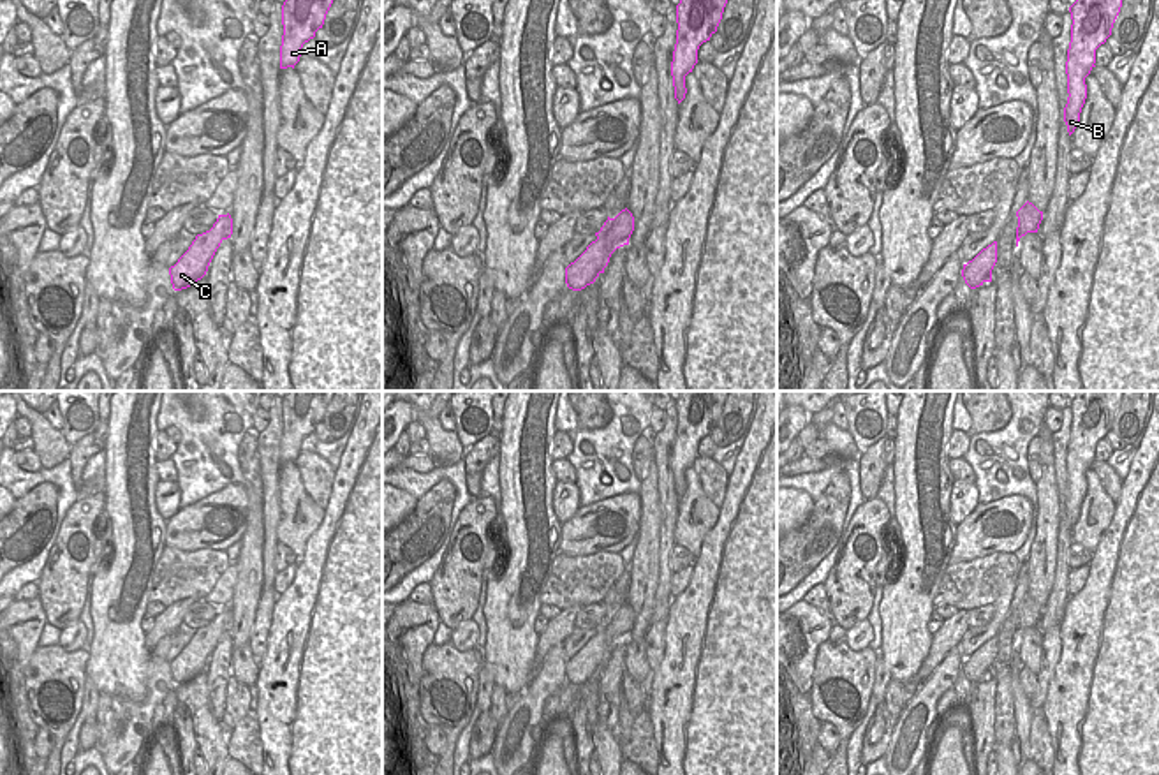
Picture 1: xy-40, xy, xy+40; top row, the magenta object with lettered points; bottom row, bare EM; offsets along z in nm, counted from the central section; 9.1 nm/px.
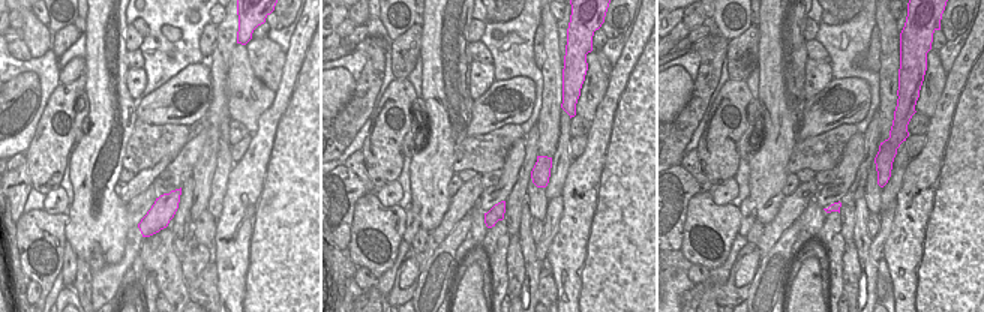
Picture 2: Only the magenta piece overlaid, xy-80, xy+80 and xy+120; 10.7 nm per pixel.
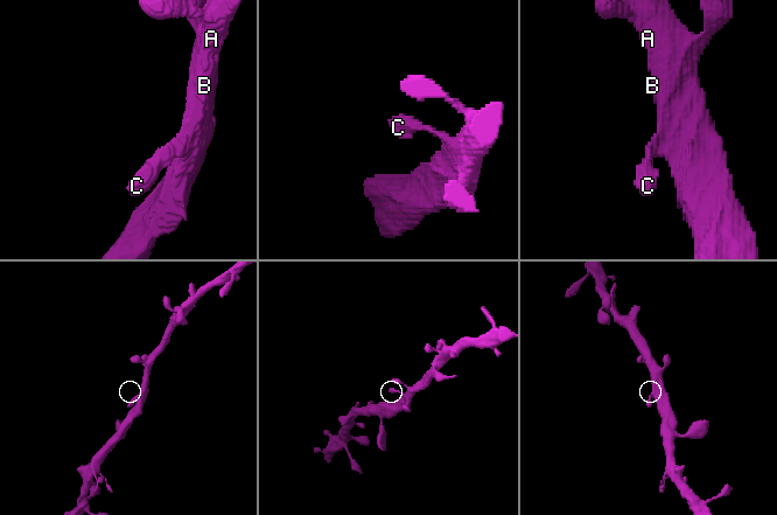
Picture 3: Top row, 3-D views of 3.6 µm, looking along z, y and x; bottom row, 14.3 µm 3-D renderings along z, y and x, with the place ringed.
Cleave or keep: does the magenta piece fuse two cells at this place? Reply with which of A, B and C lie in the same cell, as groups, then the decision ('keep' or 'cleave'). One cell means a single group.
groups A B C; keep

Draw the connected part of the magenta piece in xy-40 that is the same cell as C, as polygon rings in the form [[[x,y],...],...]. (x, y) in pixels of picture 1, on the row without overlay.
[[[218,609],[213,622],[197,629],[188,645],[169,662],[171,678],[174,685],[181,685],[201,675],[220,641],[220,638],[233,629],[231,609]]]

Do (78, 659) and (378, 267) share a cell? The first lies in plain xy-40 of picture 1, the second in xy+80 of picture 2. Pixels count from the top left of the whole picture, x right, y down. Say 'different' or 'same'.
same

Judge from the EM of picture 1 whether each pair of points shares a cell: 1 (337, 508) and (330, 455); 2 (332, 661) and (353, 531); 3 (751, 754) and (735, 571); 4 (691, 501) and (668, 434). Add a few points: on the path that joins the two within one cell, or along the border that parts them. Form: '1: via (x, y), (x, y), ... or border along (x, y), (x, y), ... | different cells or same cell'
1: border along (351, 430), (335, 472) | different cells
2: via (347, 629), (347, 562) | same cell
3: via (751, 708), (751, 617) | same cell
4: border along (679, 499), (673, 539) | different cells

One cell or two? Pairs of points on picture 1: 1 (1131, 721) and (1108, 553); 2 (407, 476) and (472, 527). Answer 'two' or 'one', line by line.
1: one
2: two

